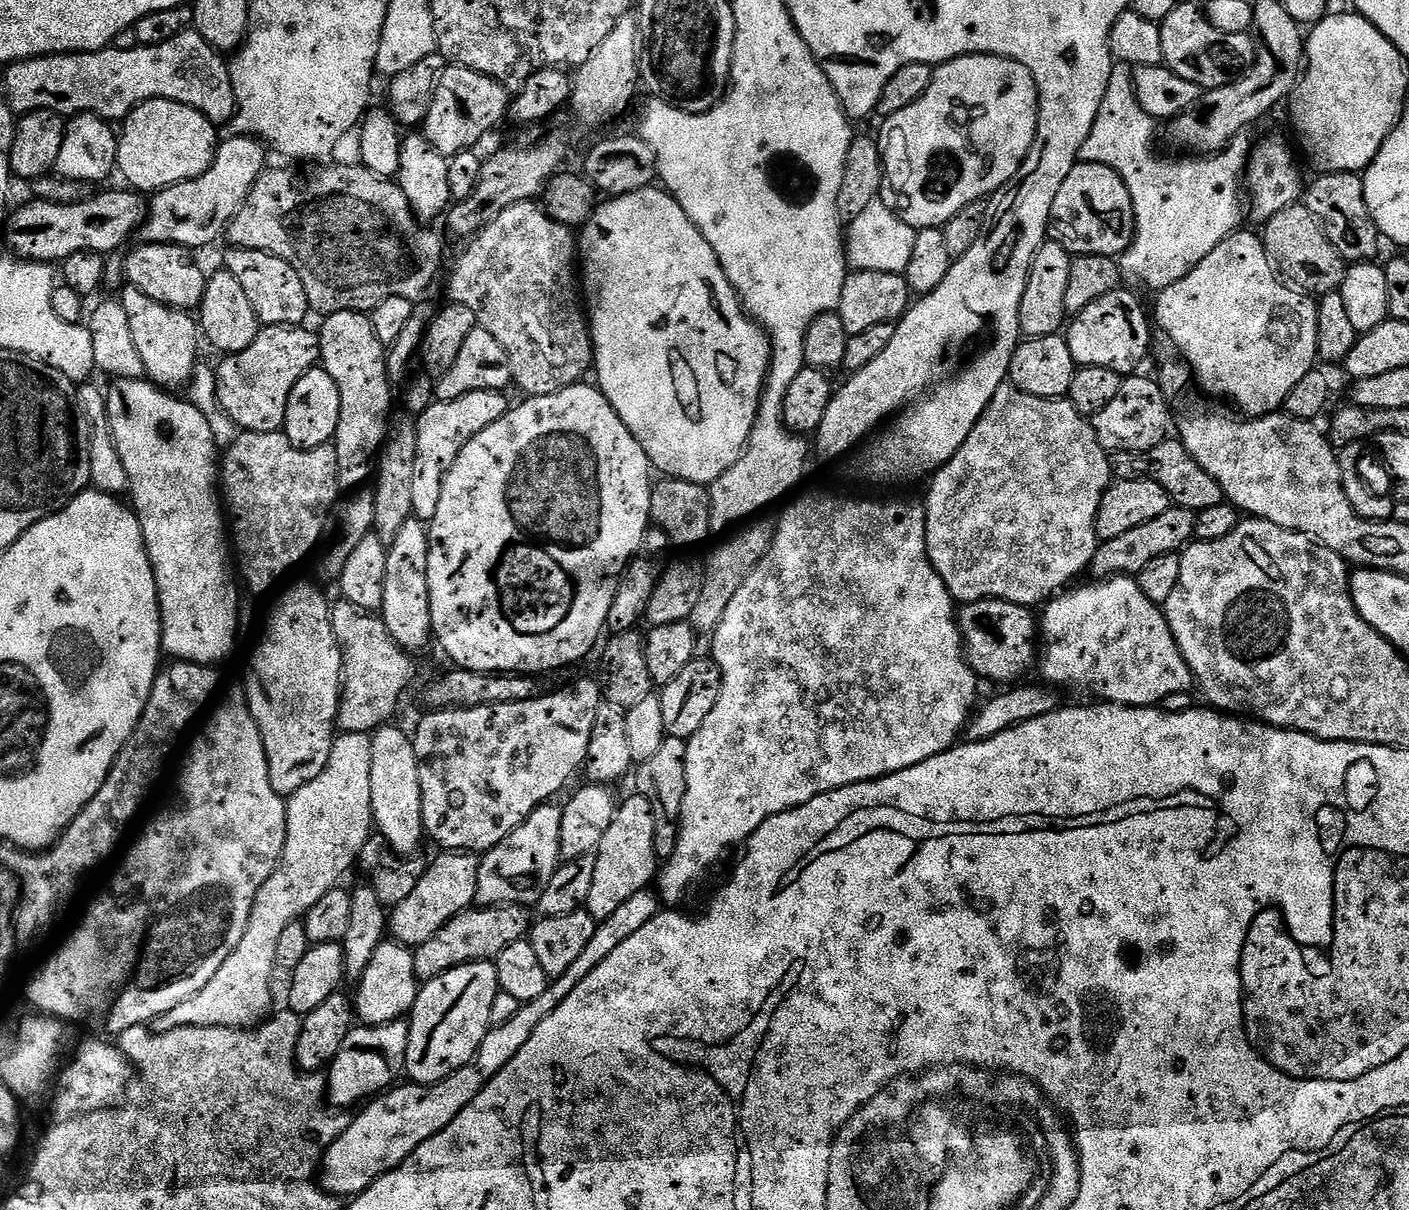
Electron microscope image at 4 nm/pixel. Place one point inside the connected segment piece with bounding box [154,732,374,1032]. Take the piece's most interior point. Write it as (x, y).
(329, 820)

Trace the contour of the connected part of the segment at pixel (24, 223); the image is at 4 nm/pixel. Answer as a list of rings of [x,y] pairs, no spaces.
[[[135,191],[100,192],[91,200],[77,204],[51,204],[45,200],[33,199],[32,204],[24,204],[8,220],[4,228],[7,251],[22,260],[41,262],[63,262],[78,250],[91,252],[111,252],[141,227],[146,215],[146,204]]]

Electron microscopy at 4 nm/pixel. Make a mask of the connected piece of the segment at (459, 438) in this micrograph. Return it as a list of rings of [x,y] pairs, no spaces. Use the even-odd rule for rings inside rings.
[[[478,390],[467,392],[453,400],[436,400],[419,413],[416,420],[417,454],[414,458],[414,479],[411,497],[412,516],[417,520],[430,522],[438,514],[438,501],[442,499],[444,475],[454,466],[458,454],[465,444],[469,444],[486,426],[498,422],[507,414],[510,401],[503,391]]]

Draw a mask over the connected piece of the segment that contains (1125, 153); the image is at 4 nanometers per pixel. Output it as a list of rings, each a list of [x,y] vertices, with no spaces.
[[[1117,63],[1110,74],[1110,82],[1106,86],[1106,94],[1102,98],[1102,106],[1098,106],[1098,118],[1094,118],[1094,126],[1090,130],[1090,138],[1080,151],[1080,160],[1090,164],[1110,166],[1126,182],[1126,190],[1130,190],[1130,198],[1134,206],[1134,222],[1136,230],[1132,234],[1130,246],[1119,257],[1120,275],[1132,284],[1145,284],[1148,288],[1159,290],[1166,286],[1174,286],[1214,246],[1218,246],[1233,232],[1241,227],[1240,208],[1242,212],[1242,173],[1248,163],[1250,140],[1241,134],[1228,143],[1228,147],[1215,154],[1188,154],[1185,160],[1171,160],[1168,156],[1159,156],[1156,148],[1157,121],[1148,116],[1132,90],[1132,68]]]

